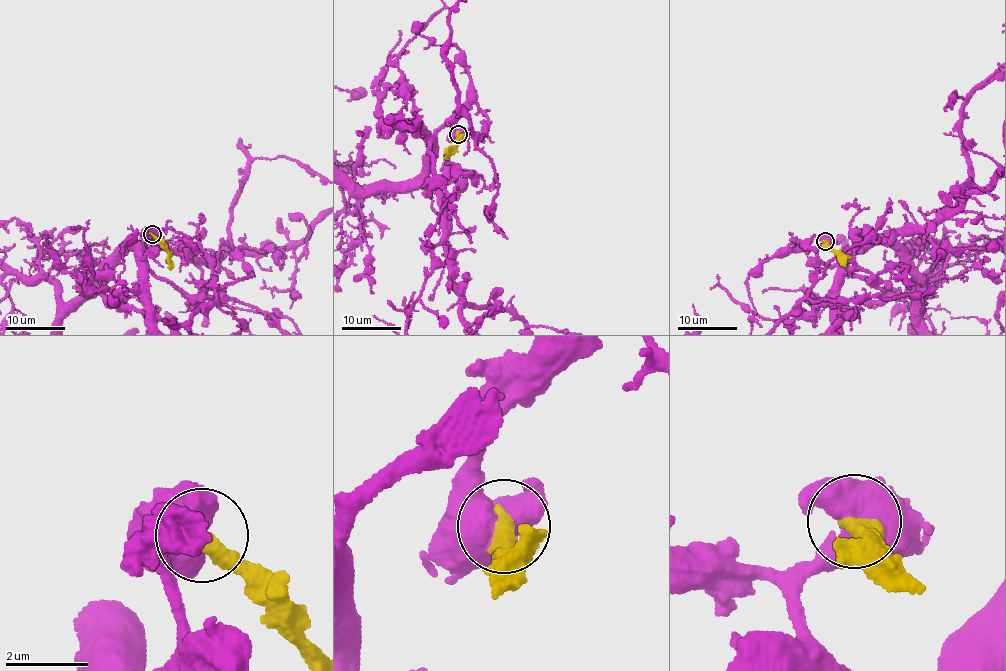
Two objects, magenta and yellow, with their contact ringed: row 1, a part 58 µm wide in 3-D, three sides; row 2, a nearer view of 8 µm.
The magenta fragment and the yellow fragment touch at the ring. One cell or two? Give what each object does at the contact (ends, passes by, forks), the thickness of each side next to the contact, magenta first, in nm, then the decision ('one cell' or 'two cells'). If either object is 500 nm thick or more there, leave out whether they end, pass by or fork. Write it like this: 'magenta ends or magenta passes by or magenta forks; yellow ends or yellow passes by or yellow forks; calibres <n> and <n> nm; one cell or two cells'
calibres 1000 and 480 nm; two cells

